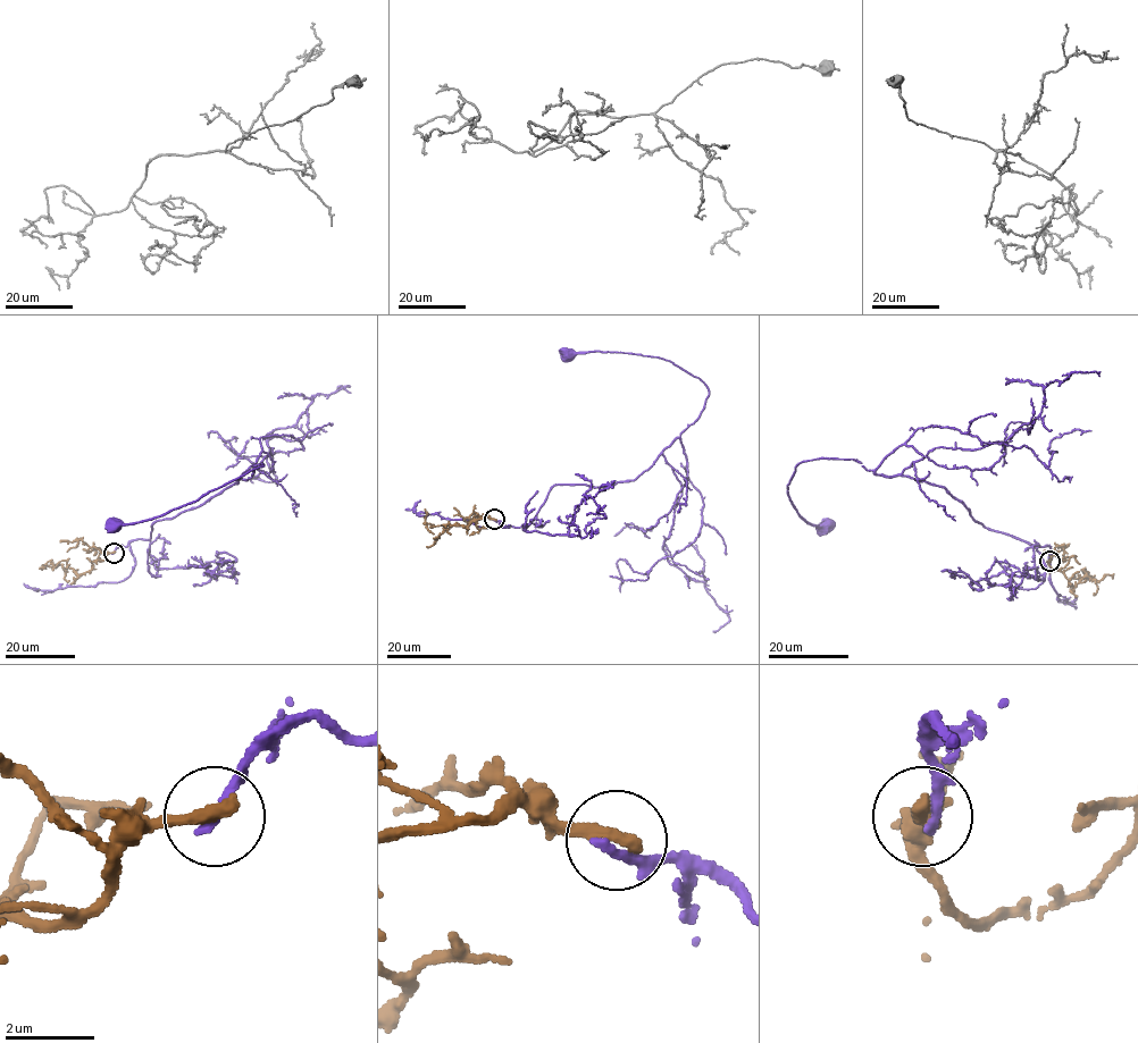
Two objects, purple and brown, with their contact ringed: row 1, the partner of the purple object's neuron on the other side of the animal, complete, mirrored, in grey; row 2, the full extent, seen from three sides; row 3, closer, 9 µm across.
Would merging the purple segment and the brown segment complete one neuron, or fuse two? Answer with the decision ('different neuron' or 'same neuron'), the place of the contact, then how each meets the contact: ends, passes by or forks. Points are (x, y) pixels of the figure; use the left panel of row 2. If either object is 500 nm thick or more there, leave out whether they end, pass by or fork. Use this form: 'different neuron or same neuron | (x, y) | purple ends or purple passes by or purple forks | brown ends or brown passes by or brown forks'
different neuron | (114, 553) | purple ends | brown ends

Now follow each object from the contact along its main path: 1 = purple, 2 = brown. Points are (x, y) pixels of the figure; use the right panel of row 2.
1: (1049, 561), (1048, 545), (975, 522), (943, 487), (852, 459), (798, 463), (787, 487), (801, 516), (825, 527)
2: (1049, 561), (1051, 569), (1073, 587), (1082, 579), (1081, 570), (1086, 577), (1086, 570), (1082, 577), (1069, 579)

